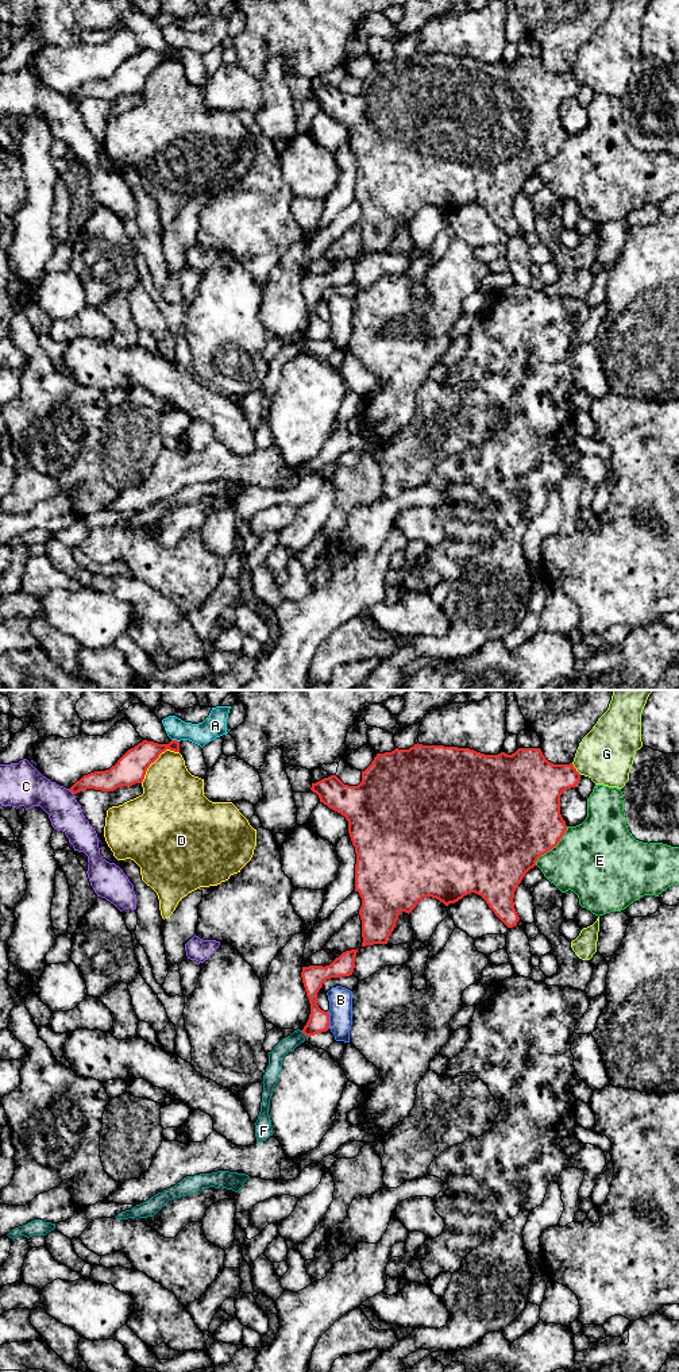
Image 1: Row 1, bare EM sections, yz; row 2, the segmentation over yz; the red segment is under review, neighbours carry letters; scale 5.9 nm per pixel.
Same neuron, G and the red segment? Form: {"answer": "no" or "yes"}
{"answer": "no"}

